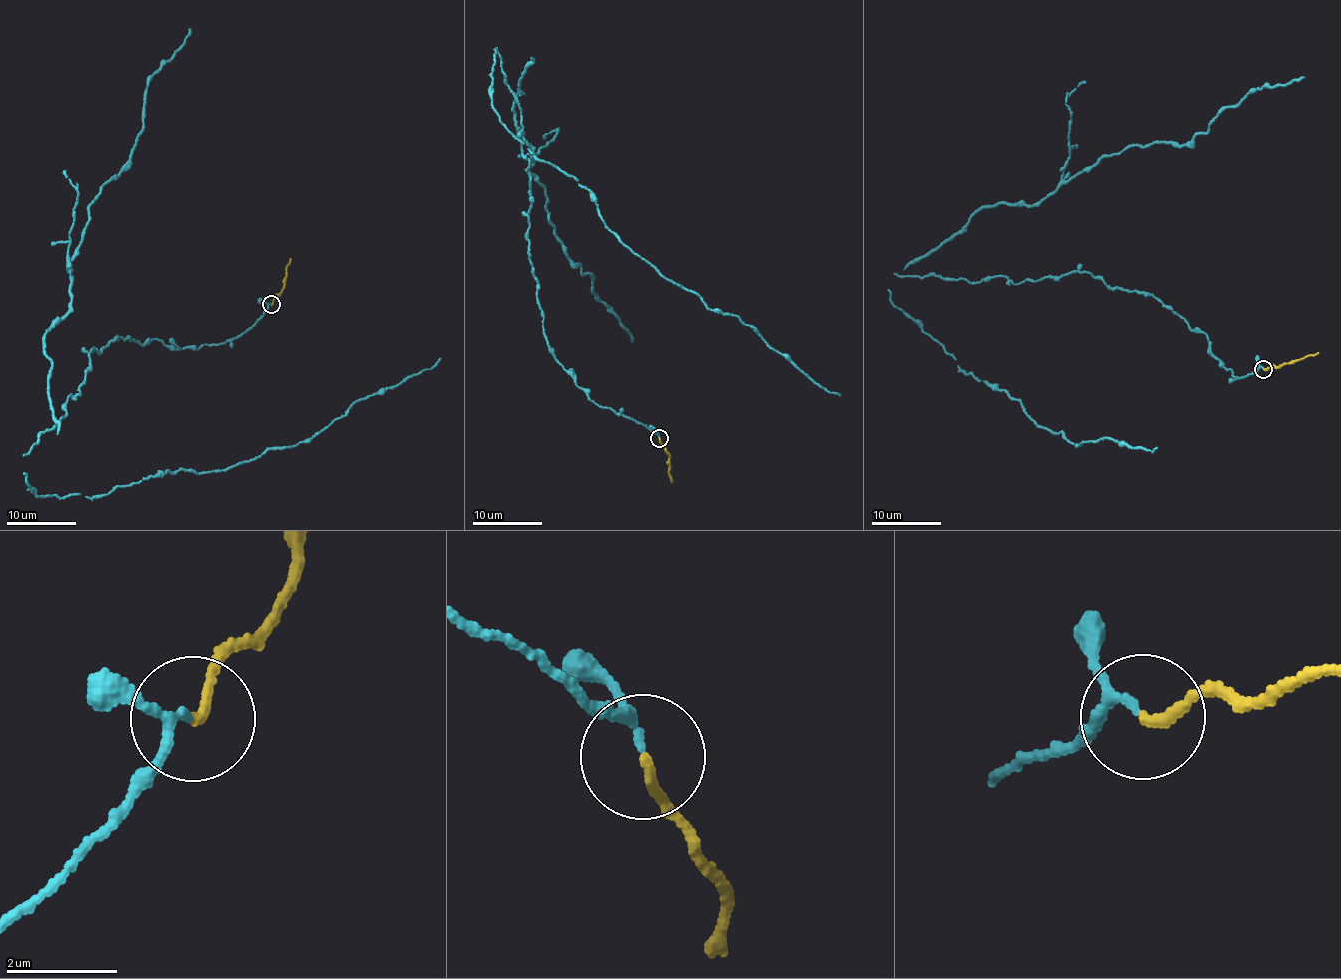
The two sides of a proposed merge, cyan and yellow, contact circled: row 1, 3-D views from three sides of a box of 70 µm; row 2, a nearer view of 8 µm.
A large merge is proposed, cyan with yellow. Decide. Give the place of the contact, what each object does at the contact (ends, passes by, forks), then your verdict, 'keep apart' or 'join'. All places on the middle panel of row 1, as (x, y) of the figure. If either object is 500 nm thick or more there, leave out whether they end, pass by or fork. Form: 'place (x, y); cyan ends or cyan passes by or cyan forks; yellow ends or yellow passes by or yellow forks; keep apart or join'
place (659, 438); cyan passes by; yellow ends; join

